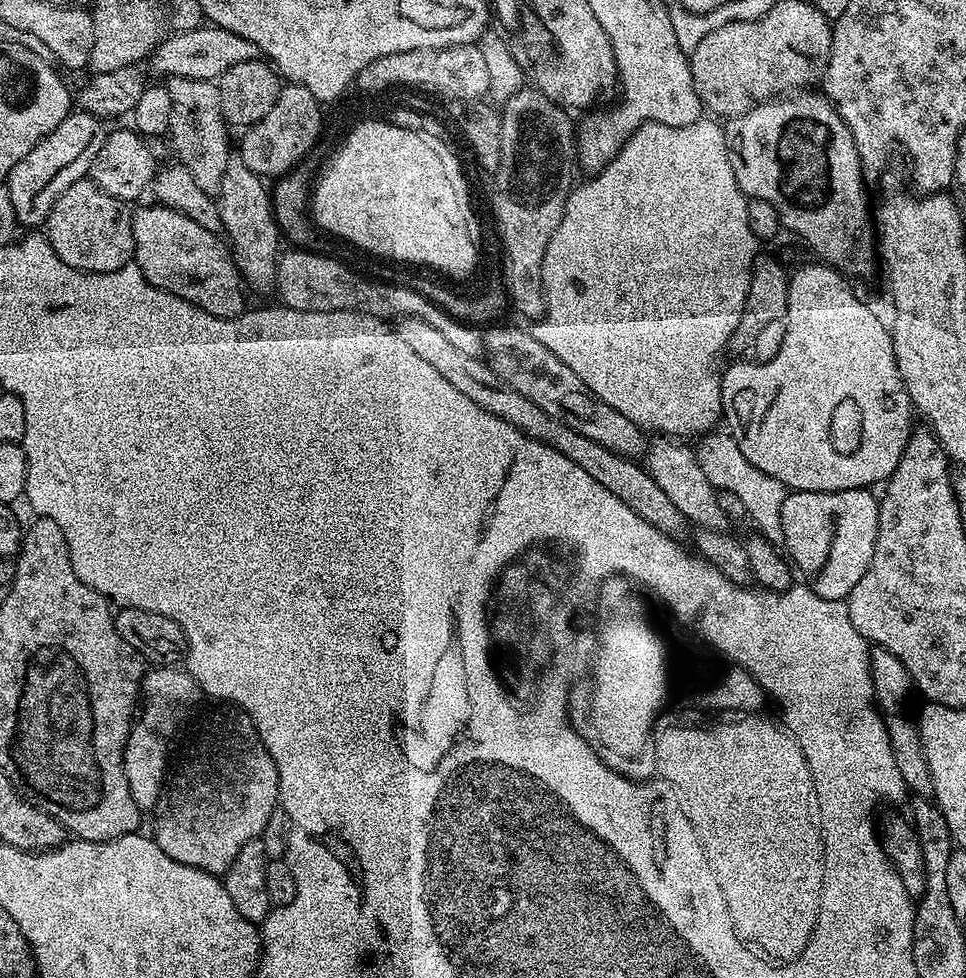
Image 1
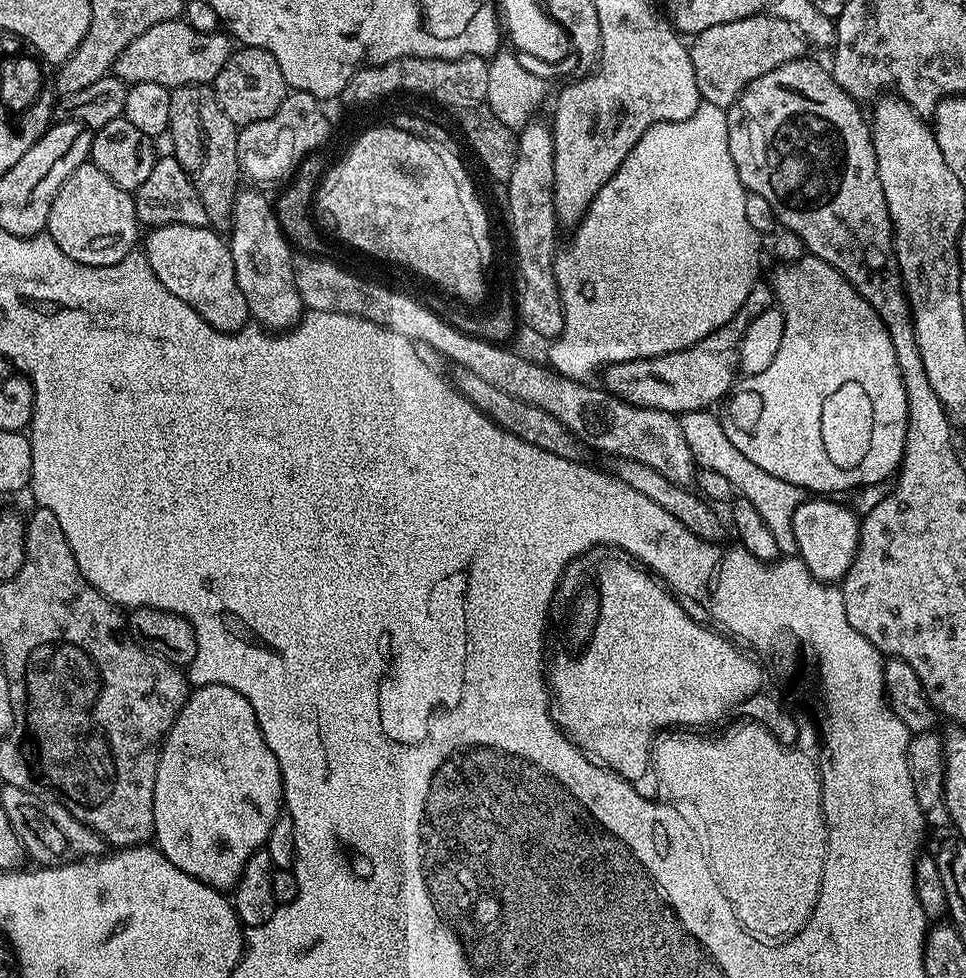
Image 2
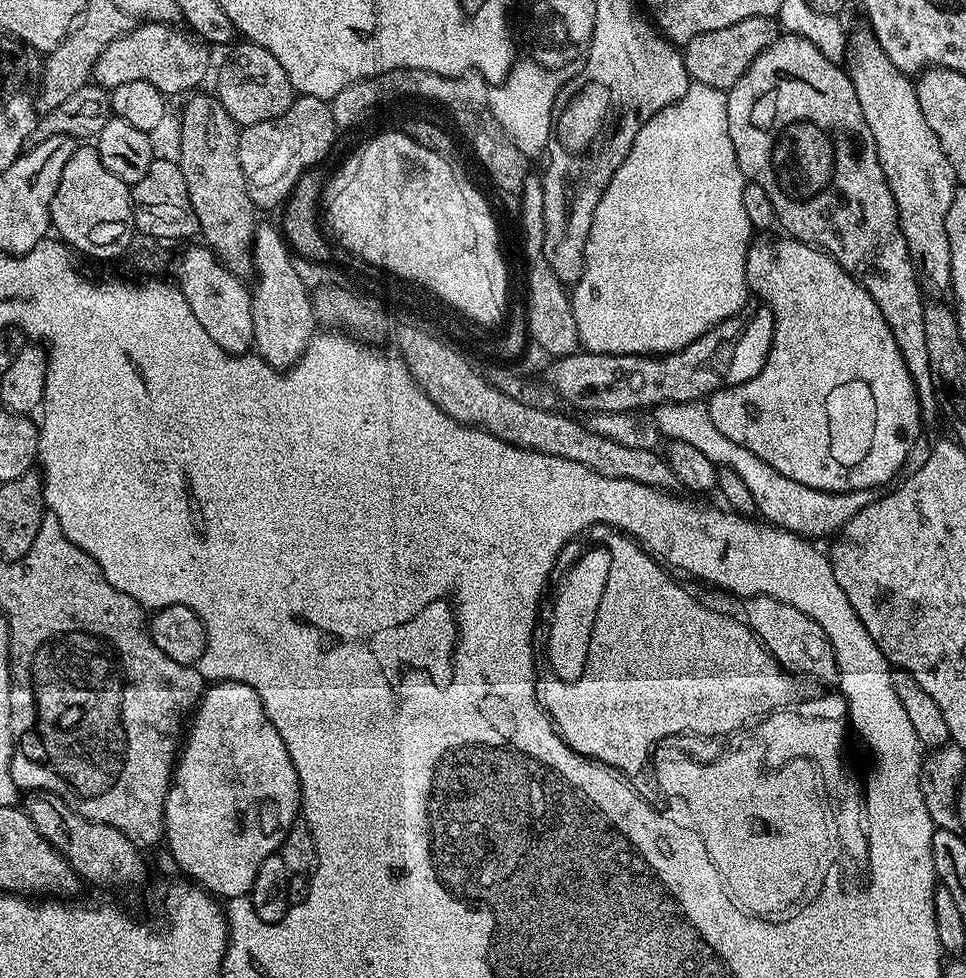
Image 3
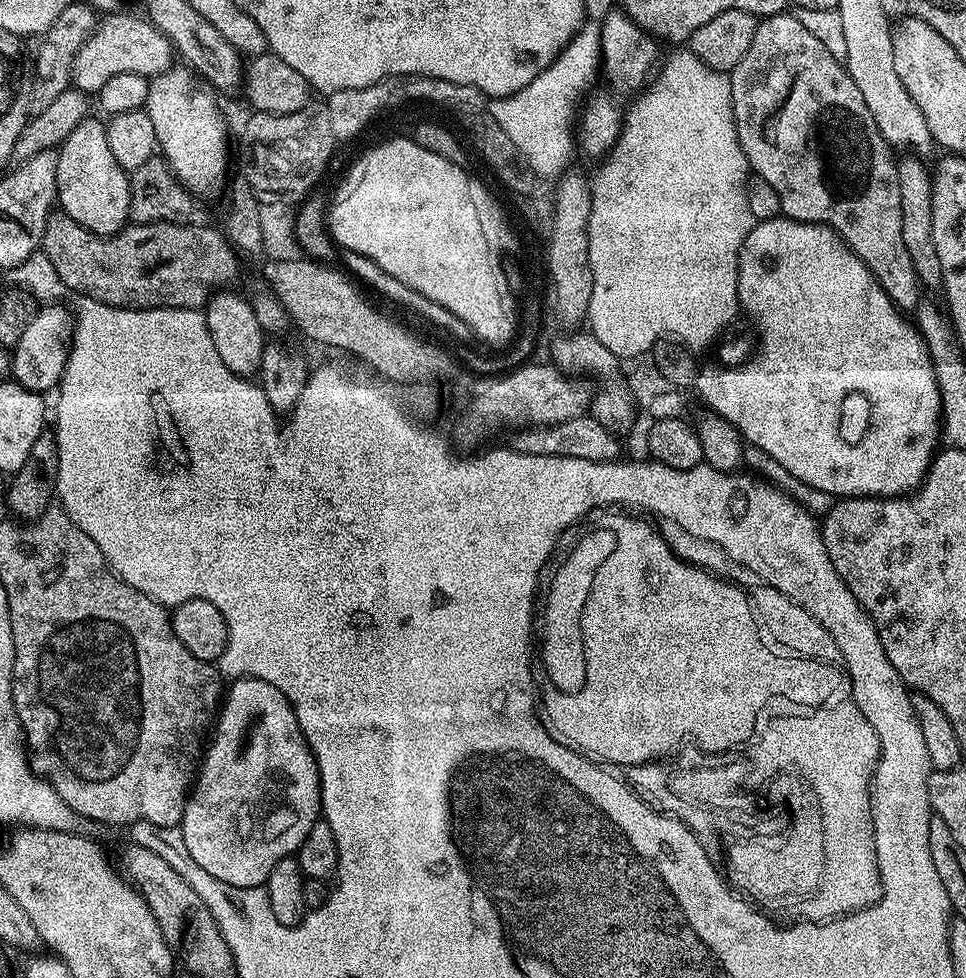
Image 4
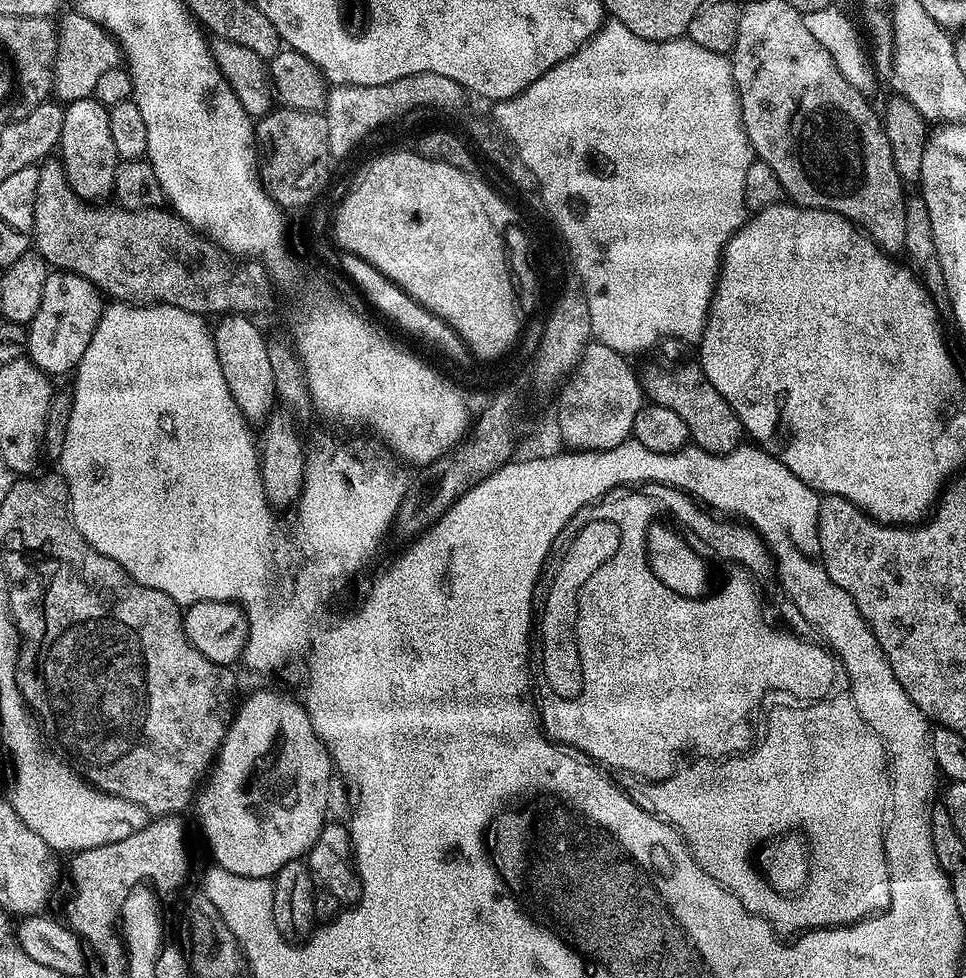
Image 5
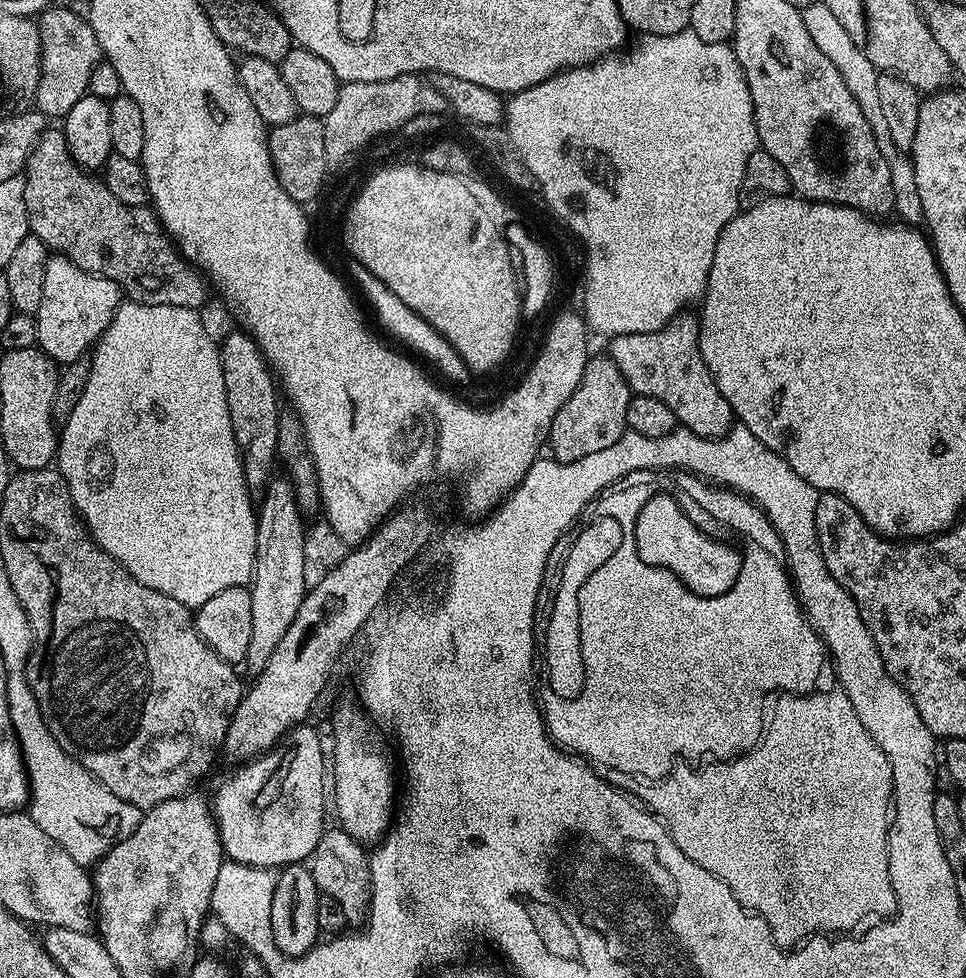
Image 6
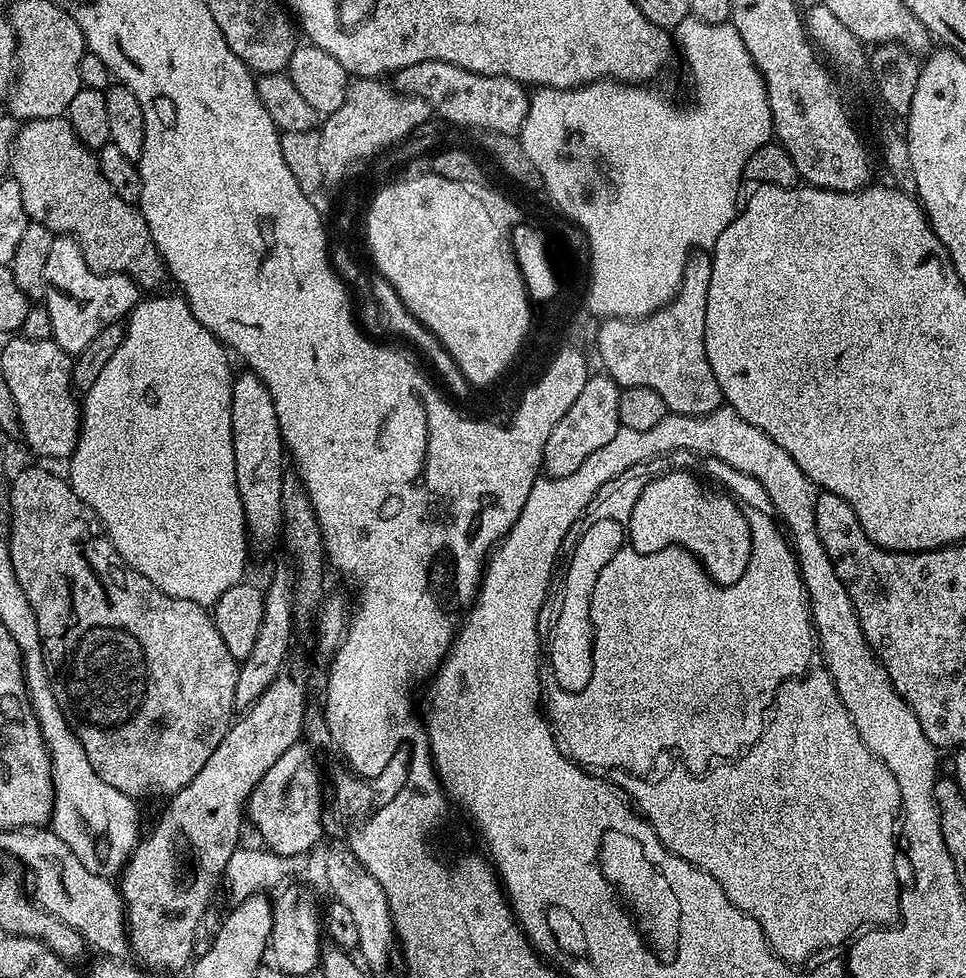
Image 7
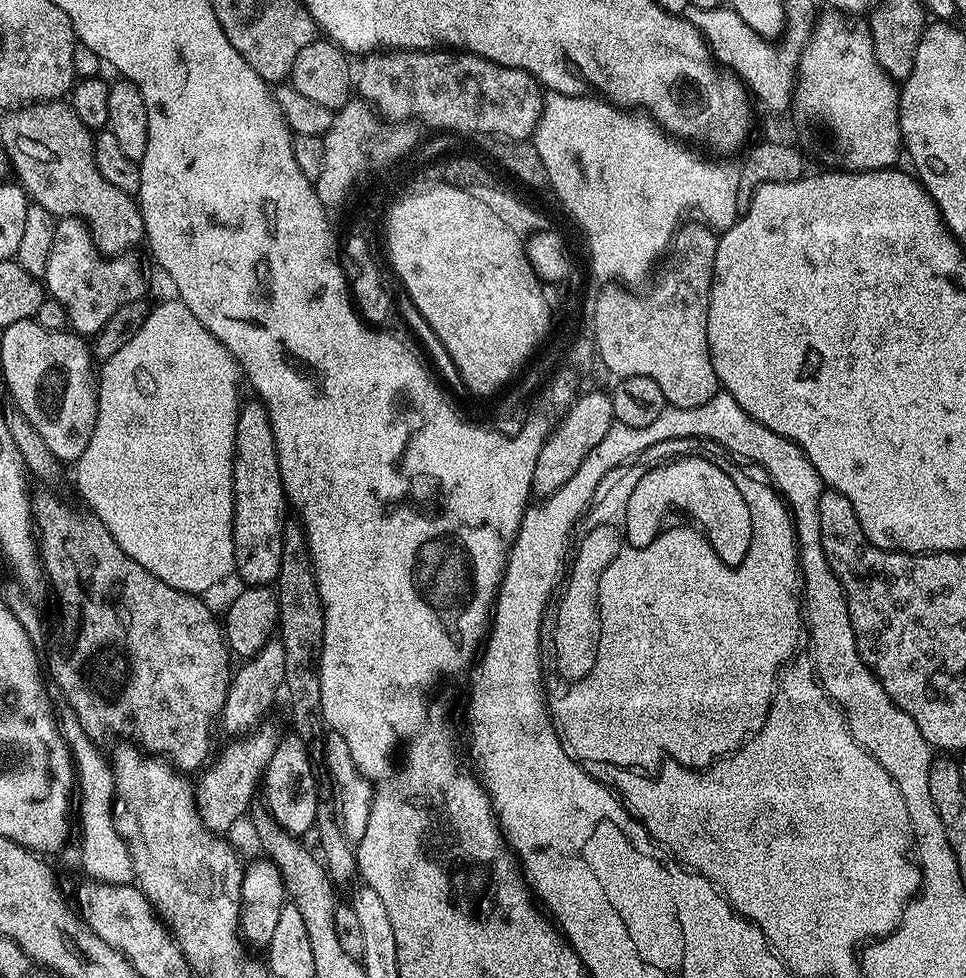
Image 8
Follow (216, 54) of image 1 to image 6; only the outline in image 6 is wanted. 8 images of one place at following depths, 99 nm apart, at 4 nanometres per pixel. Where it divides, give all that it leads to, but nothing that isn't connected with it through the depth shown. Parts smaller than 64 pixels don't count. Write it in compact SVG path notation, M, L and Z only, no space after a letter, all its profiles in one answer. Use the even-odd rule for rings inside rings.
M49 6L38 16L40 30L40 81L34 89L35 107L45 117L63 118L78 102L78 98L89 95L90 74L101 63L100 43L82 18L78 18L68 8Z

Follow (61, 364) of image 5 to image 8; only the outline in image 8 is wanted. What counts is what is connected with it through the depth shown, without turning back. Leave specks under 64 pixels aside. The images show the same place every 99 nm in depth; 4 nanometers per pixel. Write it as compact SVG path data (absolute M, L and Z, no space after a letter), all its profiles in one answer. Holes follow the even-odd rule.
M79 218L57 219L54 246L42 277L49 297L62 303L71 331L92 338L103 330L107 320L126 302L145 299L144 272L128 256L105 258L92 240L89 225Z

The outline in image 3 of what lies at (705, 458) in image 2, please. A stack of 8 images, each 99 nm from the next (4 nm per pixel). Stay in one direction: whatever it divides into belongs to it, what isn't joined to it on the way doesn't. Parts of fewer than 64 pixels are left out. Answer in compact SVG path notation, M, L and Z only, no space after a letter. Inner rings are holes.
M696 401L657 404L652 410L652 417L665 439L688 442L717 466L728 466L735 470L750 488L756 509L767 523L796 532L805 538L819 540L818 538L822 536L835 535L842 525L845 525L850 518L854 518L856 502L853 495L816 490L774 470L774 466L763 462L758 455L751 453L741 444L730 441L730 438L722 434L711 420L707 403Z

